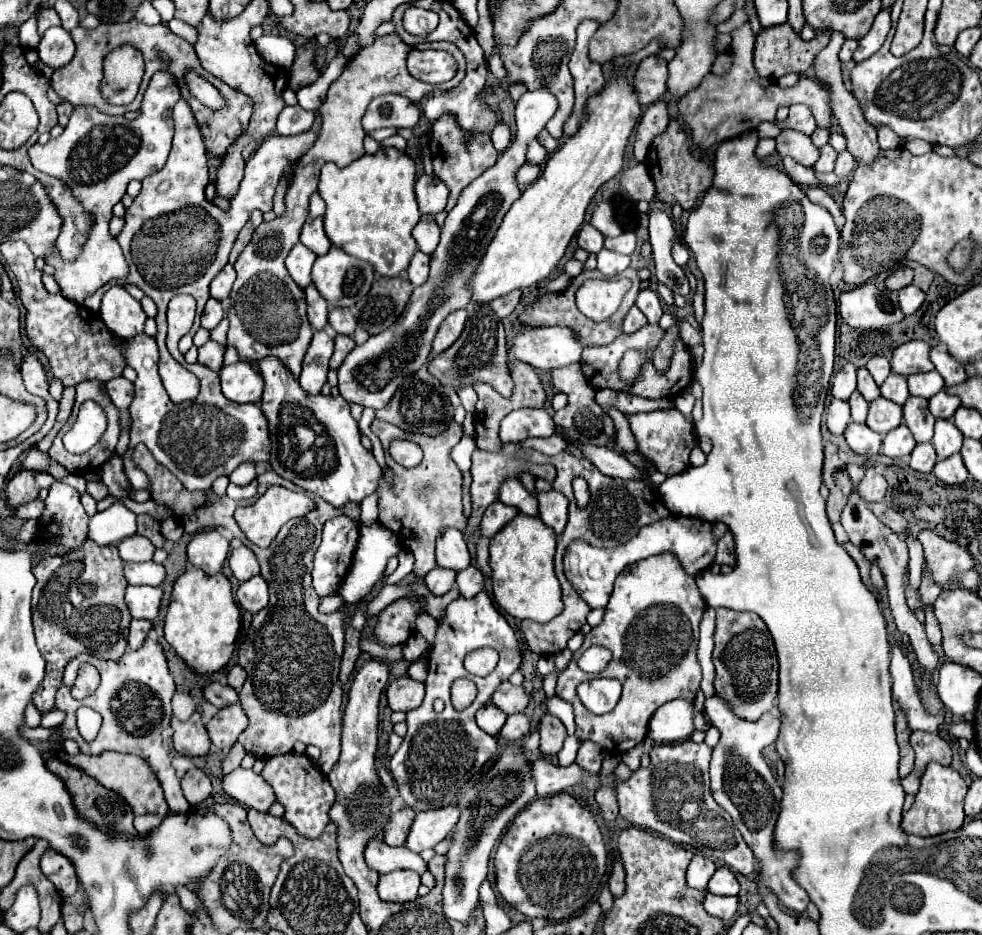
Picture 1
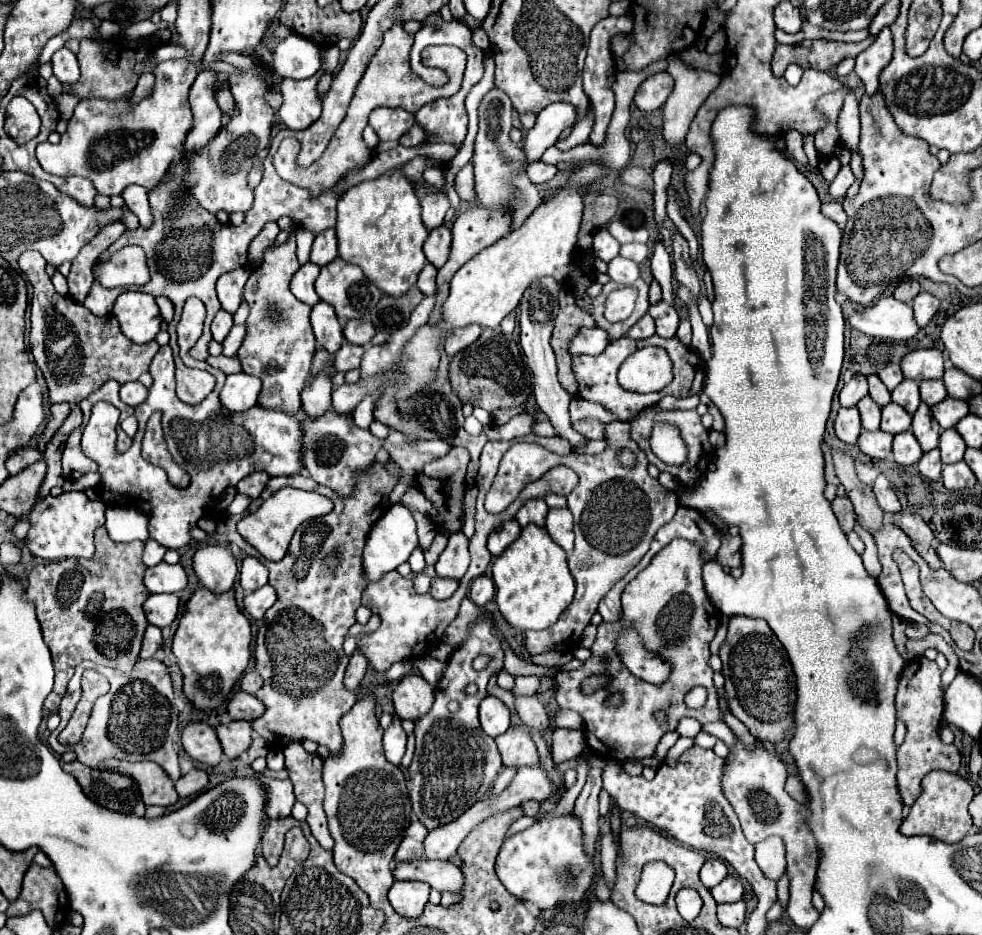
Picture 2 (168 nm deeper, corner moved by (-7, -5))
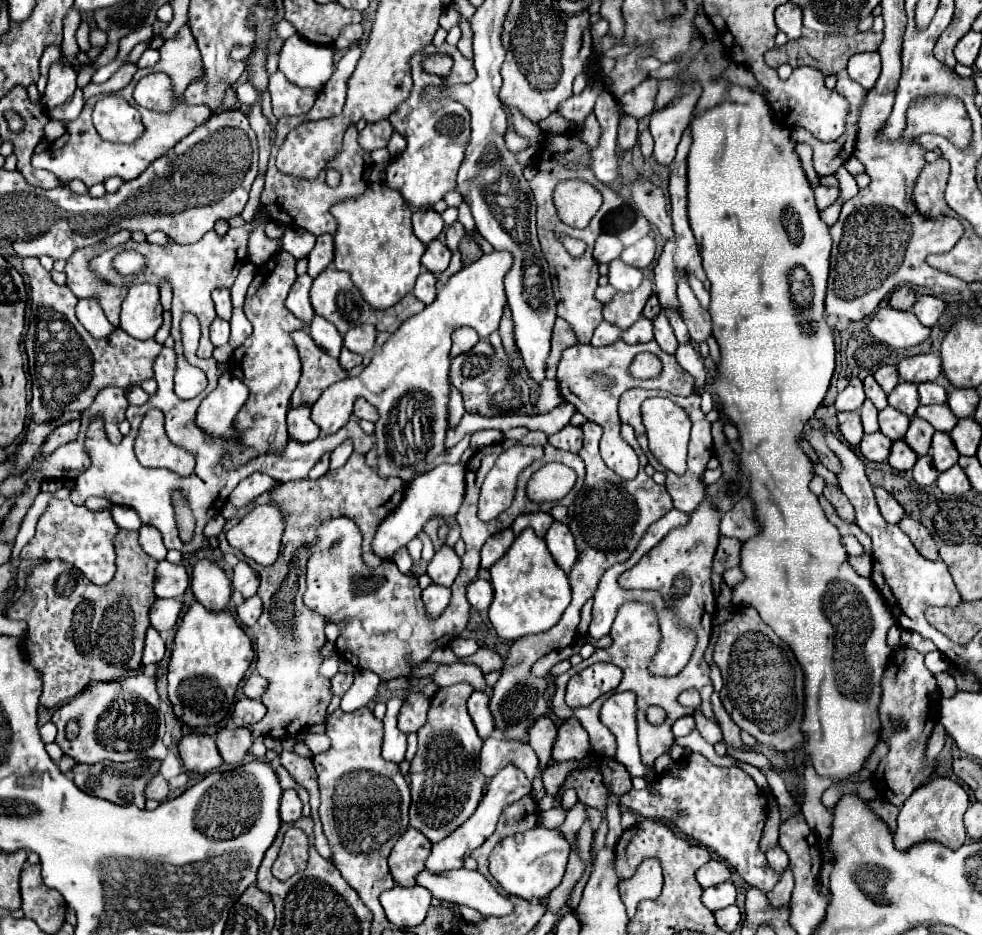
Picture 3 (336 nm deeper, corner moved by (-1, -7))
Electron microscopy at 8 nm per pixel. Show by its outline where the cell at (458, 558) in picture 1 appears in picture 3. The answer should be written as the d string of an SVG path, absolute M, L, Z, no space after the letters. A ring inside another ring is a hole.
M442 545L436 551L434 559L428 563L430 579L438 585L444 585L444 587L450 587L454 583L458 571L460 571L460 557L448 545Z

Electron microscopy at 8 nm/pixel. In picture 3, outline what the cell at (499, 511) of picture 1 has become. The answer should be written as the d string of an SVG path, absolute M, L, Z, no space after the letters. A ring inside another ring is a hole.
M504 529L504 531L492 535L482 547L482 567L490 569L510 549L512 541L514 541L514 531L512 529Z

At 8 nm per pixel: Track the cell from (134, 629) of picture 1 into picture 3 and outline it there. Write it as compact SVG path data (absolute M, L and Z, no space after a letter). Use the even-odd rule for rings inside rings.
M150 627L148 633L146 633L146 641L144 641L144 655L142 655L142 663L144 665L150 665L150 663L158 663L166 653L166 647L164 647L164 641L160 637L160 633Z

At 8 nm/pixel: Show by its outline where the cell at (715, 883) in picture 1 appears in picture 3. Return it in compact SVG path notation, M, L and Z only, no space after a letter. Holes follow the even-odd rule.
M724 881L720 885L708 887L708 889L704 889L702 903L710 911L718 911L718 909L724 909L728 905L734 905L736 903L736 887L732 885L732 881Z

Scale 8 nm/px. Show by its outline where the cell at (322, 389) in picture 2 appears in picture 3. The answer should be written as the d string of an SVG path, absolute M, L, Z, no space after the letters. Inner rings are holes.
M298 405L288 411L288 435L290 439L296 439L300 443L308 443L318 439L320 429L310 417L312 405Z

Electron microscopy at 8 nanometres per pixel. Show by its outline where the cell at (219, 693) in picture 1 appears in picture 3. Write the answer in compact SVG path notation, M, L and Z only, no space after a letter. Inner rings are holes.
M242 697L236 701L234 711L232 711L232 723L236 727L252 727L254 723L258 723L262 717L266 715L266 707L262 705L262 701L254 701L248 697Z

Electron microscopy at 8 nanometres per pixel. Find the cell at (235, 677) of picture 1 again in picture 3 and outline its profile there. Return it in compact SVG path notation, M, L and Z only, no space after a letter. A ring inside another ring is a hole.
M252 673L252 675L246 679L246 683L244 683L244 687L242 687L242 693L244 693L246 697L250 697L250 699L260 699L262 693L266 691L266 687L268 687L266 679L260 677L258 673Z

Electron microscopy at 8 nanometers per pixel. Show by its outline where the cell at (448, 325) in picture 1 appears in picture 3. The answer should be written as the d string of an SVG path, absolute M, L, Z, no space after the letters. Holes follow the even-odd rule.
M460 327L460 329L456 329L452 333L452 351L450 351L450 355L456 357L456 355L460 355L464 351L470 351L478 343L478 339L480 337L478 337L478 333L472 327Z

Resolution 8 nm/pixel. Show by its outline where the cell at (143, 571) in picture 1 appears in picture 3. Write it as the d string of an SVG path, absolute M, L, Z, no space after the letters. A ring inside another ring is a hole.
M158 561L154 593L156 597L182 597L188 587L188 573L182 565Z

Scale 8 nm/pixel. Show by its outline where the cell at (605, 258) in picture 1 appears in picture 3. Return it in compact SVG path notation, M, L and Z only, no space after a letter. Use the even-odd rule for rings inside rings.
M614 259L608 269L610 285L618 291L634 291L642 281L642 271L636 267L628 267L620 259Z

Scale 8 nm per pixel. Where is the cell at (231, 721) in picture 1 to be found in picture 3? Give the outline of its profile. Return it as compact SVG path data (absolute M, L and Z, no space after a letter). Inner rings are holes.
M222 727L216 737L218 751L224 763L240 763L252 745L252 733L246 727Z

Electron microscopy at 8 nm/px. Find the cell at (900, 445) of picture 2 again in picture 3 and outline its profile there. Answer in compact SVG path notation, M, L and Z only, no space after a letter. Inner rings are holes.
M904 439L892 443L888 463L890 463L894 469L898 469L898 471L908 471L908 469L914 467L916 459L918 459L918 455L908 447L908 443L906 443Z

